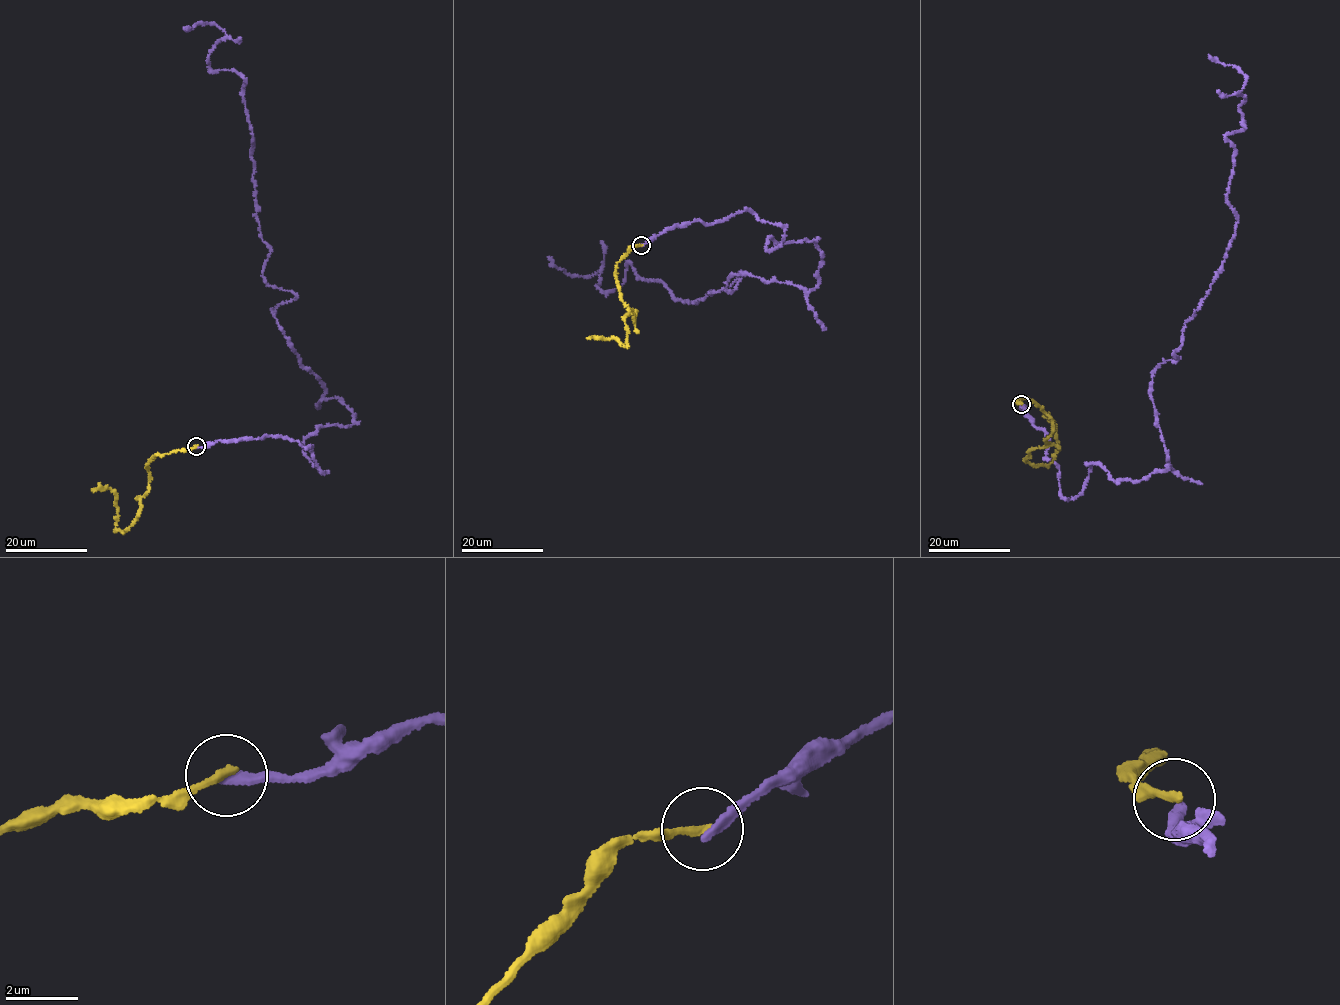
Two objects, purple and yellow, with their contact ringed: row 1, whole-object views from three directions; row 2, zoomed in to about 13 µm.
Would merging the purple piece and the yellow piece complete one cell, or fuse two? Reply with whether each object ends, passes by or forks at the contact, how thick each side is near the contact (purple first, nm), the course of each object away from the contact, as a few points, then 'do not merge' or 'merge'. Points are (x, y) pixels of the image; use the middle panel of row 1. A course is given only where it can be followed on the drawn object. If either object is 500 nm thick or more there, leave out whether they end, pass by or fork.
purple ends | yellow ends | 260/220 nm | purple via (641, 245), (750, 210), (783, 228), (767, 251), (812, 240), (819, 284), (741, 272), (695, 302), (548, 256) | yellow via (641, 245), (617, 266), (622, 300), (636, 311), (634, 320), (625, 315), (627, 346), (588, 339) | do not merge

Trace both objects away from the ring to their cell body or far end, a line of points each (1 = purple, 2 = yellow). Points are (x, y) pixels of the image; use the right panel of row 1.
1: (1021, 404), (1065, 499), (1087, 463), (1168, 468), (1150, 385), (1237, 215), (1246, 78), (1208, 55)
2: (1021, 404), (1029, 398), (1052, 421), (1048, 444), (1025, 459), (1036, 466), (1058, 448), (1044, 416)

